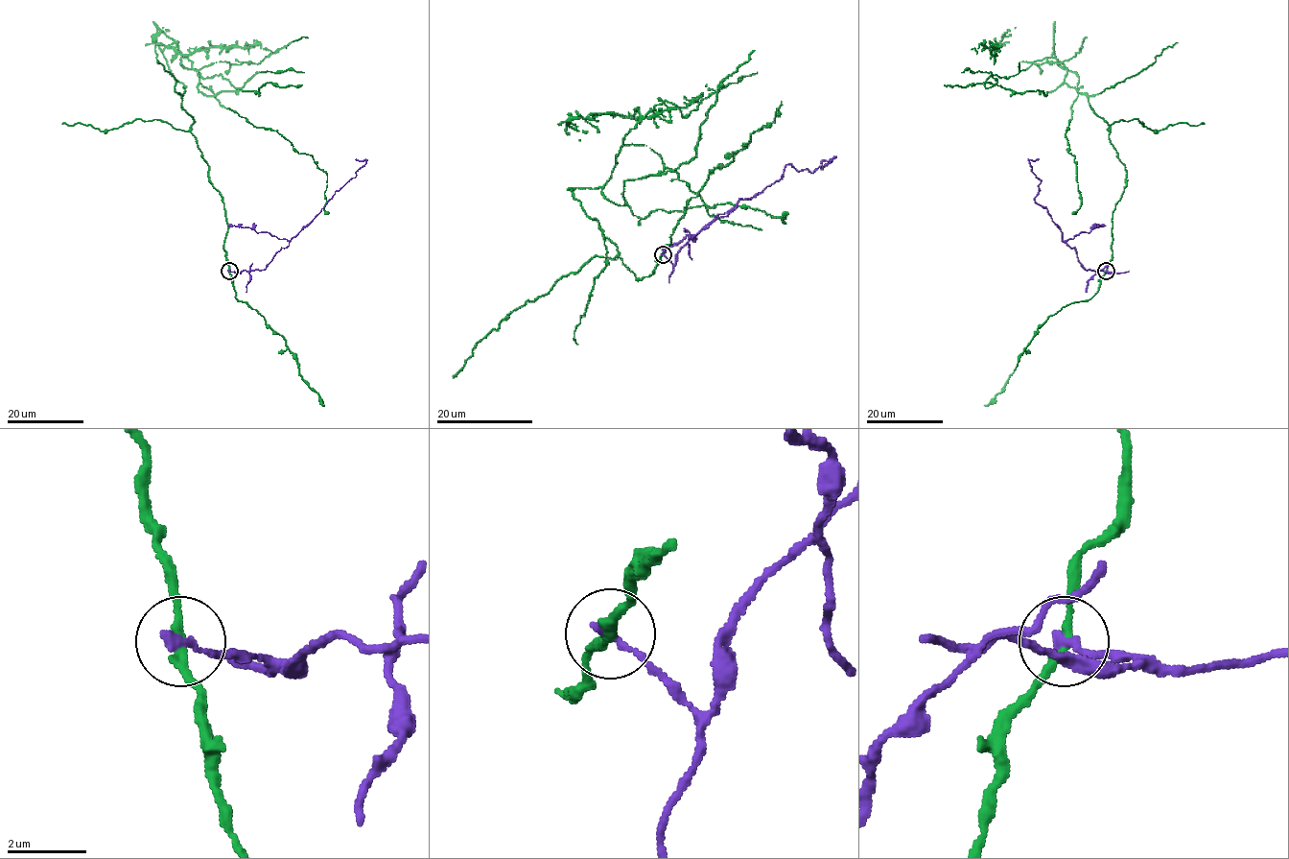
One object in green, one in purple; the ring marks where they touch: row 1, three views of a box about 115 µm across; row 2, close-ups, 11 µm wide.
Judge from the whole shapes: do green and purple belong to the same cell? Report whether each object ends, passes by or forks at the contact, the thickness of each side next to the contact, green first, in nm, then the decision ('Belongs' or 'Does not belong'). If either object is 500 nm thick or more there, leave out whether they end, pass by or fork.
At the ring green passes by. At the ring purple ends. Thickness 190 nm (green) against 240 nm. Does not belong

